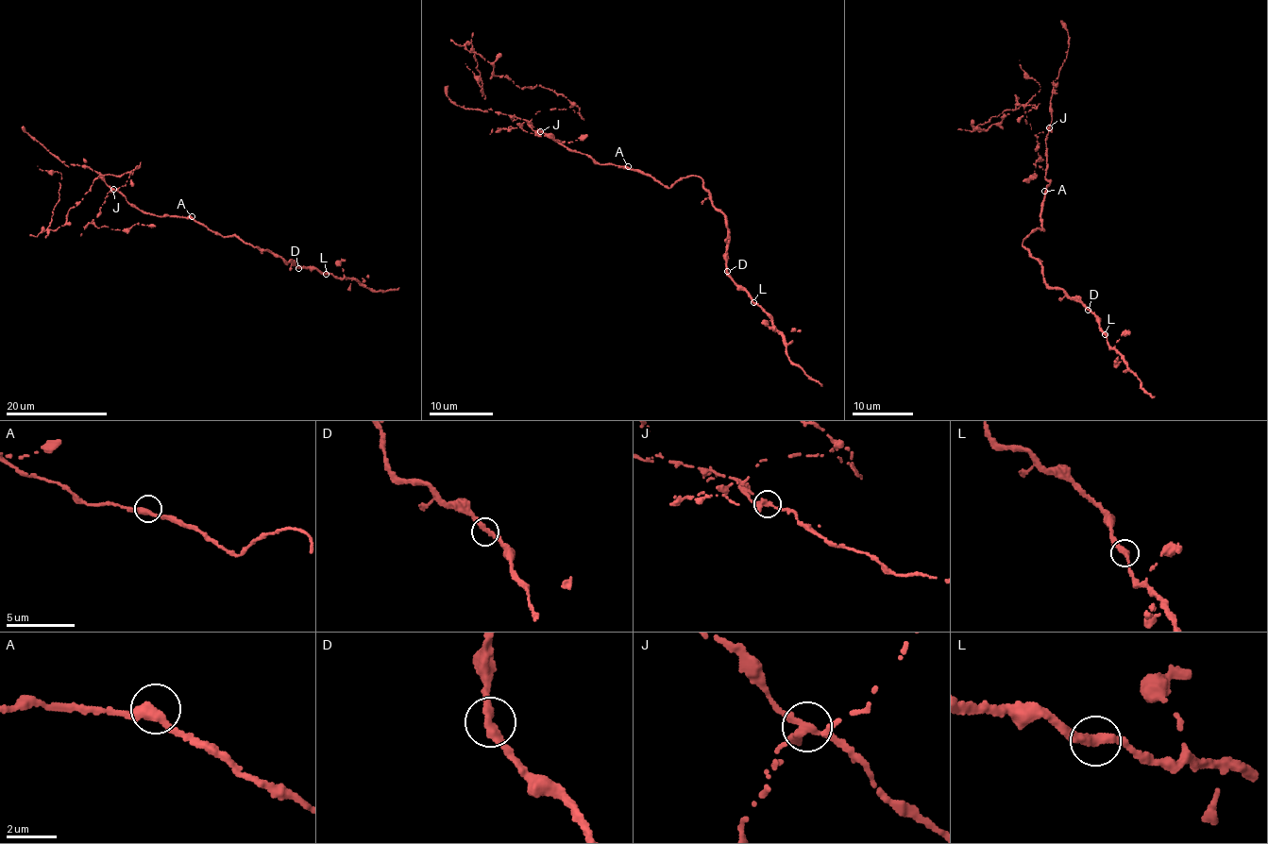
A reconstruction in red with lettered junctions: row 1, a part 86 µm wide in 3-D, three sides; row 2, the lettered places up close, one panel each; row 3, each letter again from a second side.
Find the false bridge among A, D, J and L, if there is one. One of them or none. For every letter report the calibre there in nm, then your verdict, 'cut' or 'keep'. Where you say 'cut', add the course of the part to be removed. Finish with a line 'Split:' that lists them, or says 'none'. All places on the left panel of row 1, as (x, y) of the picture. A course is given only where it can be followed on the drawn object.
A: 360 nm thick; keep
D: 360 nm thick; keep
J: 360 nm thick; cut; foreign part runs (113, 189), (106, 201), (129, 174), (98, 176), (54, 229), (48, 226), (61, 177), (38, 166)
L: 360 nm thick; keep
Split: J

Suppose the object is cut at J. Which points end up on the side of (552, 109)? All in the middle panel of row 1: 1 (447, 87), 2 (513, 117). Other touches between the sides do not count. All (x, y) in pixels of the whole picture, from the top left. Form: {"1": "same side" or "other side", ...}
{"1": "other side", "2": "other side"}

